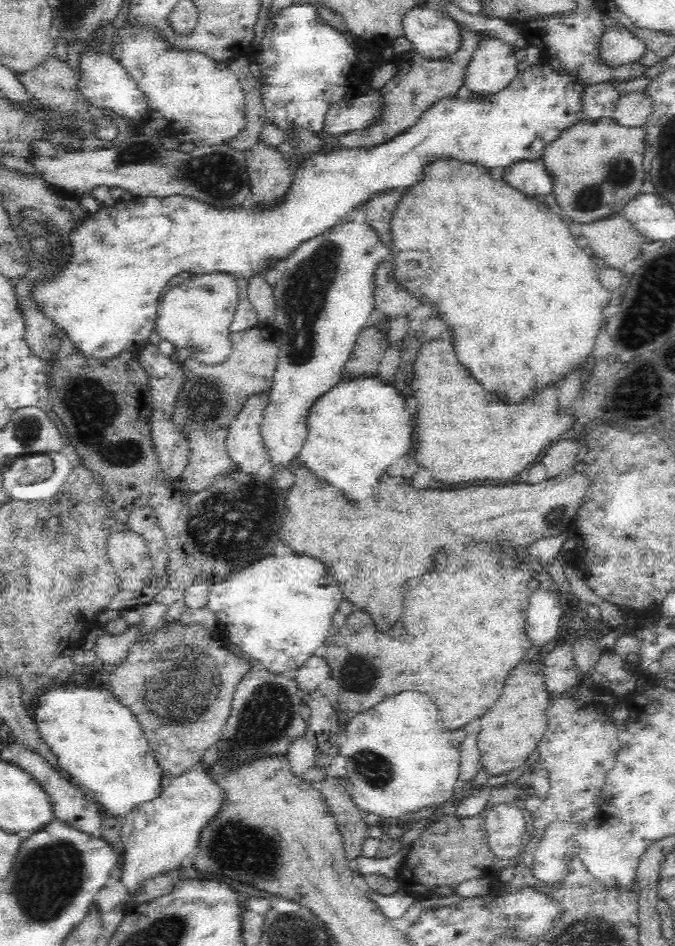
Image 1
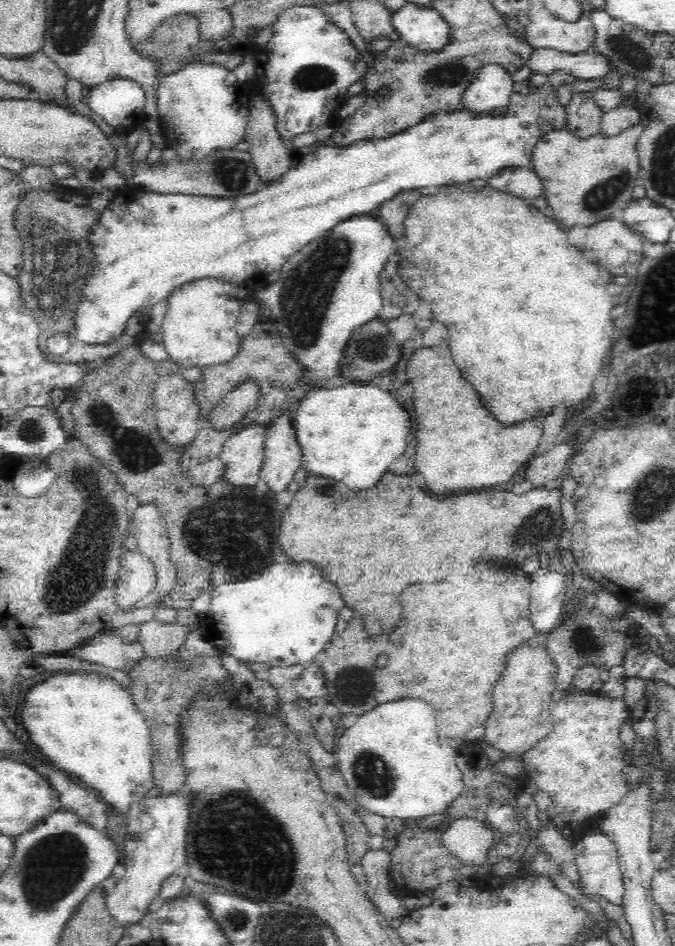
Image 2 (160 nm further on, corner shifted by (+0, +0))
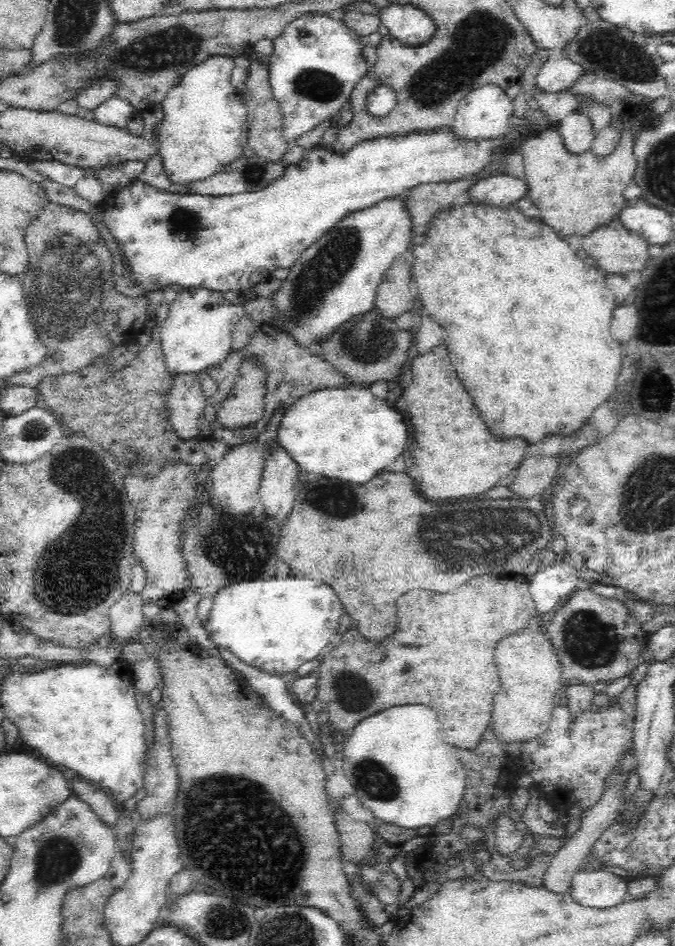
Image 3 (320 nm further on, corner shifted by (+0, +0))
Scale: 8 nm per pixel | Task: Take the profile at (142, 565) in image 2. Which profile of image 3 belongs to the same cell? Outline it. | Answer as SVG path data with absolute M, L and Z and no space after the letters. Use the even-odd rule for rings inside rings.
M131 589L124 591L120 595L120 598L115 603L112 603L112 606L109 608L109 617L111 620L110 633L115 636L113 641L132 642L135 639L138 639L140 627L144 624L145 617L142 615L144 603L142 595Z

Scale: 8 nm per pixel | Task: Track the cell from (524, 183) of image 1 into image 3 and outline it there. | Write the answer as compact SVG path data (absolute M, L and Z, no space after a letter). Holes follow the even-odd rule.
M498 174L489 178L477 180L468 188L468 198L475 204L495 204L508 207L530 194L530 187L525 178L514 178L508 174Z

